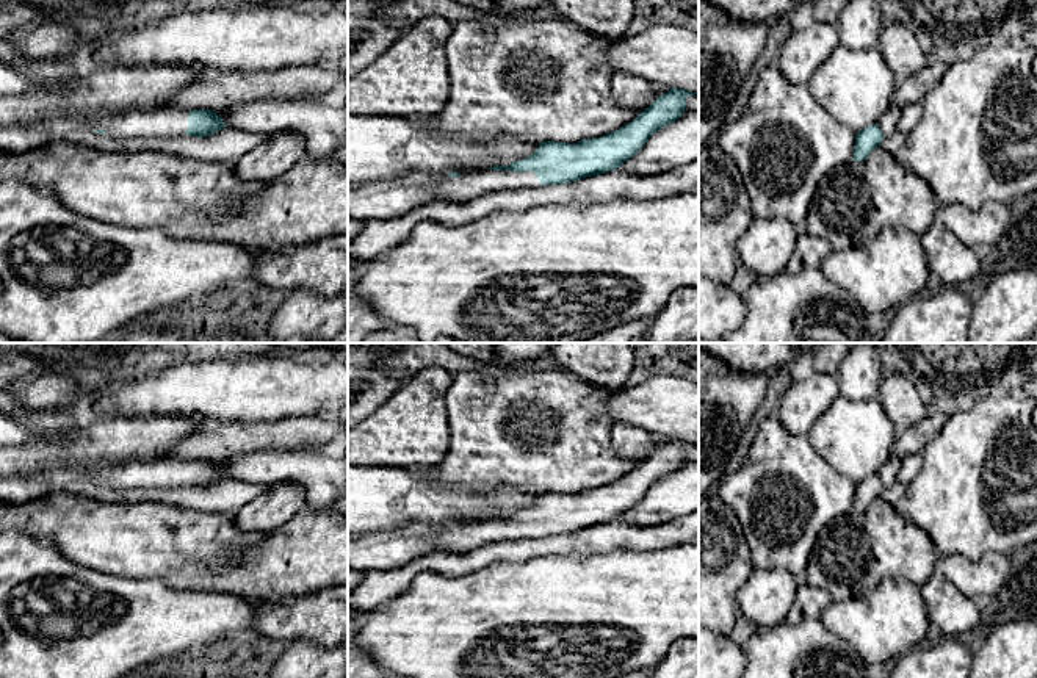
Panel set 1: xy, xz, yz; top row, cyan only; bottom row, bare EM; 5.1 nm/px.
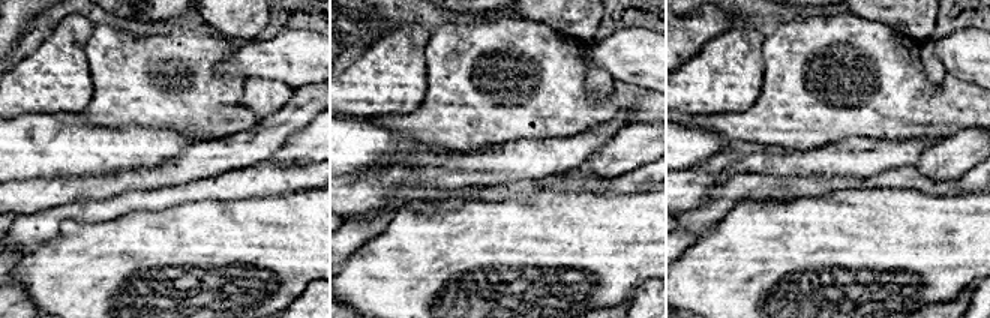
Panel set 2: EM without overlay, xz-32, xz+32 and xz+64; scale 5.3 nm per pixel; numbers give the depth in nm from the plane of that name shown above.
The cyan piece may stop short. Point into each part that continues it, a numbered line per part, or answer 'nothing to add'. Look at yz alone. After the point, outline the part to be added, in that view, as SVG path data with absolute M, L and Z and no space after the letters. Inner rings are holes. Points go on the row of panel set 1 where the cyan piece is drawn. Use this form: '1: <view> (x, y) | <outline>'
1: yz (887, 122) | M891 105L877 121L877 125L880 128L880 132L885 135L885 136L890 136L893 135L894 132L898 132L898 122L899 122L899 117L901 117L901 108L899 106L894 106Z

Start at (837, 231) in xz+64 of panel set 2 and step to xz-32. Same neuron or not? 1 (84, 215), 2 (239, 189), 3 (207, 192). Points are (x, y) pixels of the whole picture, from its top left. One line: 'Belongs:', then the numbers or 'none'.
Belongs: none

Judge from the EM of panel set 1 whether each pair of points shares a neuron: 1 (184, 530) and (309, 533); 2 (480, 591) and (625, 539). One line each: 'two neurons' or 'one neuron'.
1: one neuron
2: two neurons

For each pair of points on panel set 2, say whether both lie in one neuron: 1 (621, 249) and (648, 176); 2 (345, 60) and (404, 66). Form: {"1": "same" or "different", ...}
{"1": "different", "2": "different"}

